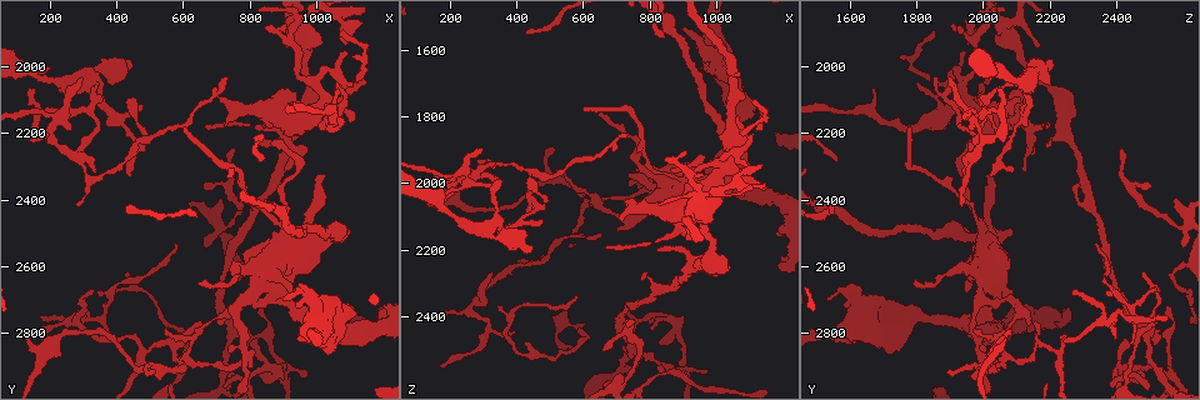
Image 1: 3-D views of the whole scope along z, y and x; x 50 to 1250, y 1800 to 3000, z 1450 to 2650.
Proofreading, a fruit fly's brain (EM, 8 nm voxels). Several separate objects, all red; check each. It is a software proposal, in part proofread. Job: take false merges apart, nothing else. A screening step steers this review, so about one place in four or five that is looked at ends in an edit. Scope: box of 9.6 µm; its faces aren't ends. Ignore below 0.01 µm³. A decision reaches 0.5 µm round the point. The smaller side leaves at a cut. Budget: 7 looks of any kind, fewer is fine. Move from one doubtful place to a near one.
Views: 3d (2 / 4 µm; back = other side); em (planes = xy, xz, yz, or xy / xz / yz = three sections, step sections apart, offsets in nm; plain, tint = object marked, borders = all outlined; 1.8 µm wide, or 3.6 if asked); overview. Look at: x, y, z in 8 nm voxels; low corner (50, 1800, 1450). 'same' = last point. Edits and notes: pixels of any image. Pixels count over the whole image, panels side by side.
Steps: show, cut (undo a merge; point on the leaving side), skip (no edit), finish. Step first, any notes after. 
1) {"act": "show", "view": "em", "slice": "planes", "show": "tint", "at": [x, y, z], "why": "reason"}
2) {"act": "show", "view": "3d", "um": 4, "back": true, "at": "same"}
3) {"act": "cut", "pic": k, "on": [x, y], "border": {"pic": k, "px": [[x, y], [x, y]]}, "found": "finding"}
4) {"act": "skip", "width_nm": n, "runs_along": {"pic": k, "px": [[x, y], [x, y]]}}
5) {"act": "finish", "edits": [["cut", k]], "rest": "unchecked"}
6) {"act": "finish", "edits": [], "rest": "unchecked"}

{"act": "show", "view": "3d", "um": 4, "at": [800, 2940, 2400], "why": "sharp bend"}

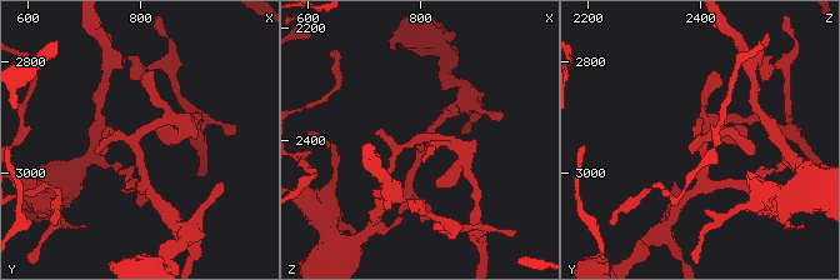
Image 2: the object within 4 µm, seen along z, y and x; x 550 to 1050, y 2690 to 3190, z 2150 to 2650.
{"act": "show", "view": "em", "slice": "planes", "show": "tint", "at": [790, 2935, 2405], "why": "shape alone is not enough"}

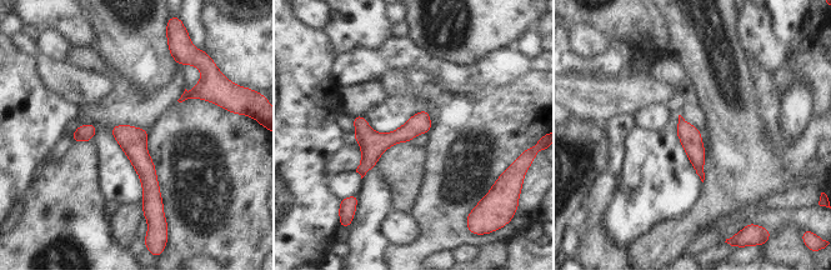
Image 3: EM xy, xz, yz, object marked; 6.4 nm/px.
{"act": "skip", "runs_along": {"pic": 3, "px": [[425, 114], [360, 169]]}, "found": "continuous, no second neuron"}

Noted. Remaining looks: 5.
{"act": "show", "view": "3d", "um": 4, "at": [640, 2810, 2050], "why": "a fork"}

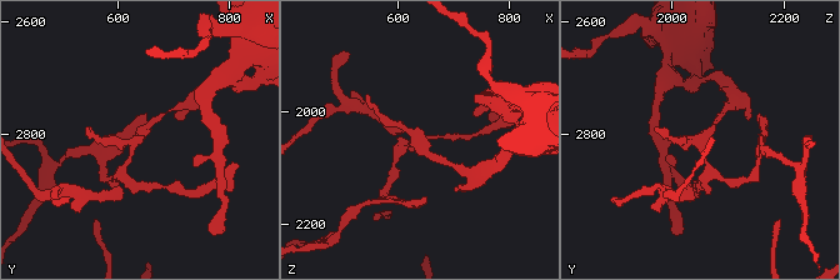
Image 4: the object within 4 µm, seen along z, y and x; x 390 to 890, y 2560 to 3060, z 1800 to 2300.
{"act": "show", "view": "em", "slice": "planes", "show": "tint", "at": [645, 2810, 2055], "why": "shape alone is not enough"}

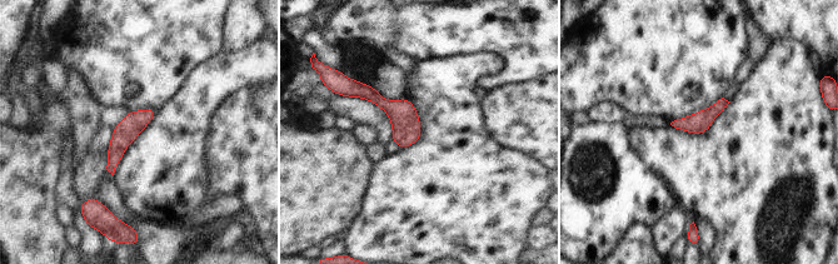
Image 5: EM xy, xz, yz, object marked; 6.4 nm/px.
{"act": "skip", "width_nm": 140, "runs_along": {"pic": 5, "px": [[355, 93], [372, 94], [417, 135]]}, "found": "all the same neuron"}

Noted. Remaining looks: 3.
{"act": "show", "view": "3d", "um": 2, "back": true, "at": [370, 2720, 2450], "why": "looks like a crossing"}

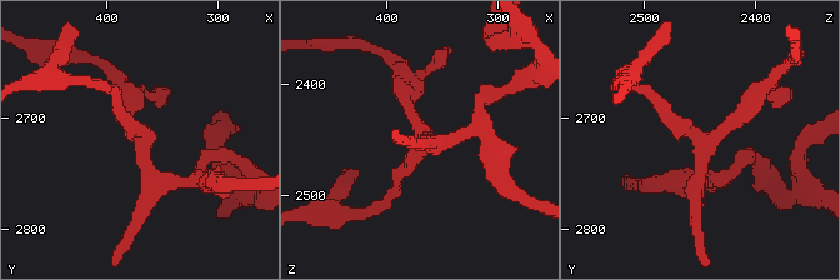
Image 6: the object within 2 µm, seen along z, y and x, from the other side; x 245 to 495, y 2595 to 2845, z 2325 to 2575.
{"act": "show", "view": "em", "um": 3.6, "slice": "planes", "show": "tint", "at": [364, 2722, 2448], "why": "need the tissue"}

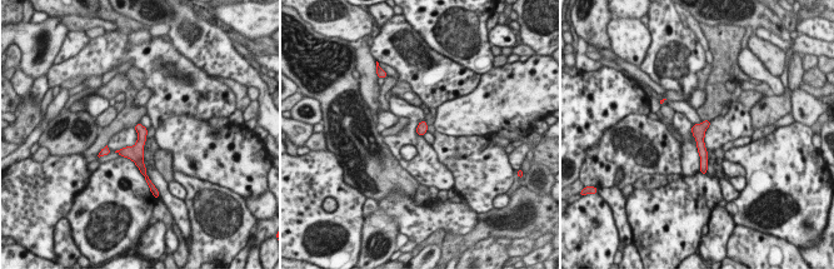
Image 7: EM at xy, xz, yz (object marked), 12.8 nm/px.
{"act": "skip", "width_nm": 130, "runs_along": {"pic": 7, "px": [[705, 124], [700, 129], [704, 165]]}, "found": "all the same neuron"}

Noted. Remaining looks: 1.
{"act": "finish", "edits": [], "rest": "unchecked"}

